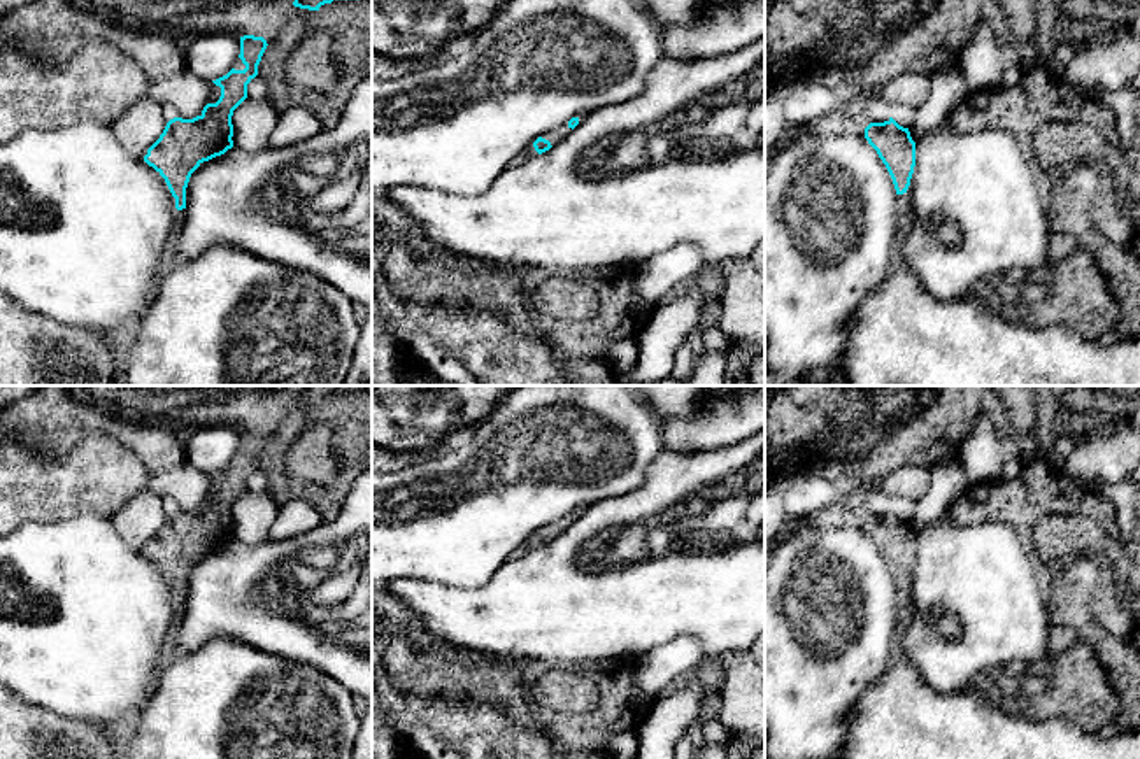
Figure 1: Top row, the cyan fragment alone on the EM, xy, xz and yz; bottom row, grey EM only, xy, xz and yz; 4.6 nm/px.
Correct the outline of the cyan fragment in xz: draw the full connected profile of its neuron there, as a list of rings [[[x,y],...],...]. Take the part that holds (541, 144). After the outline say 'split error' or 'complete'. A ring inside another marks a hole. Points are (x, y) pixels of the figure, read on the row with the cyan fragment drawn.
[[[584,116],[572,117],[568,123],[544,133],[537,140],[533,140],[530,145],[526,145],[517,156],[514,156],[509,163],[509,167],[517,167],[523,161],[542,154],[559,144],[579,123],[582,123]]]; split error

